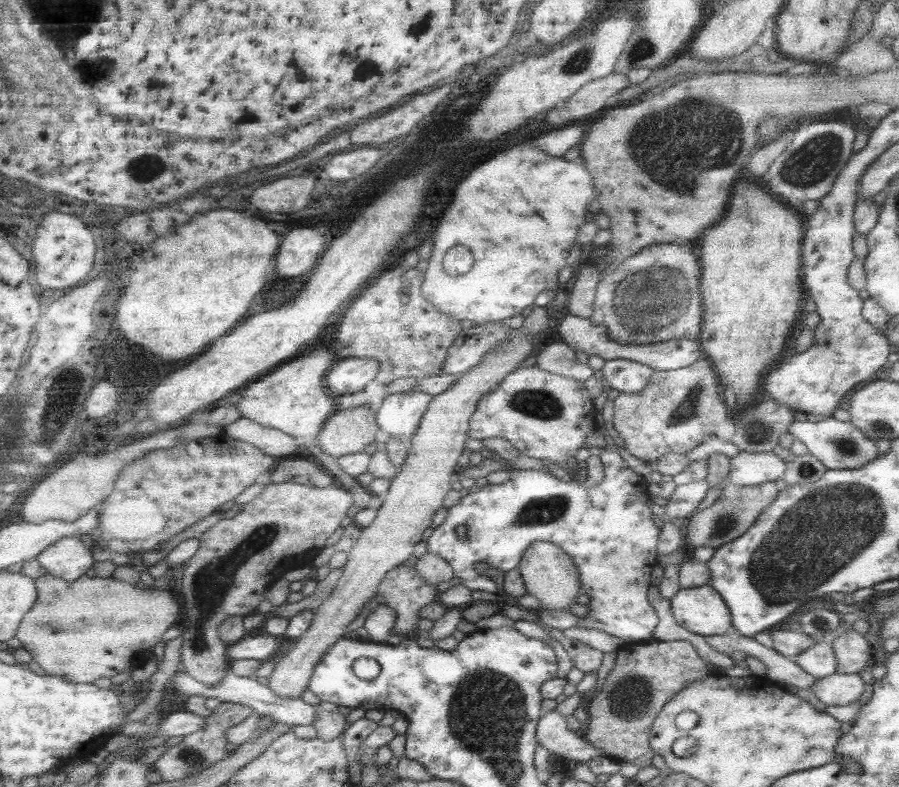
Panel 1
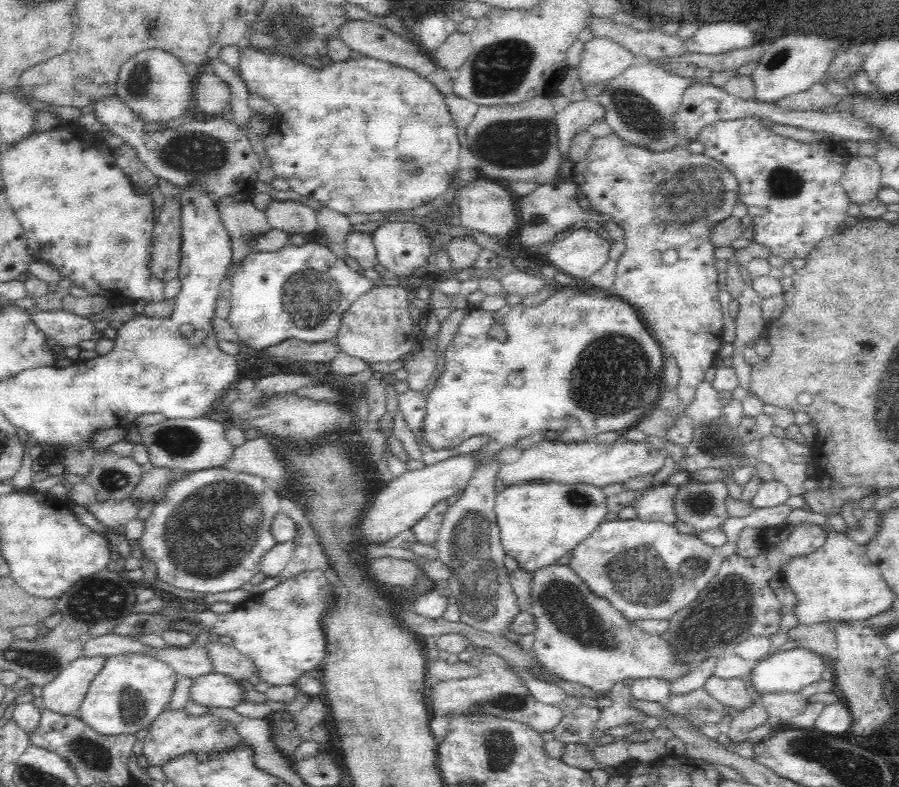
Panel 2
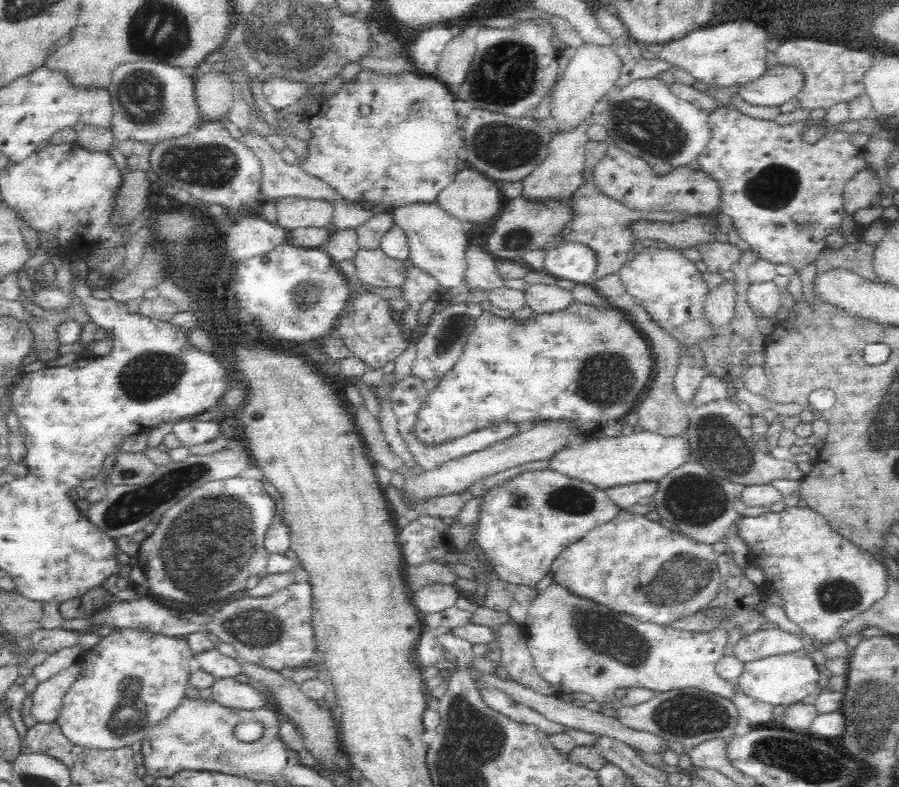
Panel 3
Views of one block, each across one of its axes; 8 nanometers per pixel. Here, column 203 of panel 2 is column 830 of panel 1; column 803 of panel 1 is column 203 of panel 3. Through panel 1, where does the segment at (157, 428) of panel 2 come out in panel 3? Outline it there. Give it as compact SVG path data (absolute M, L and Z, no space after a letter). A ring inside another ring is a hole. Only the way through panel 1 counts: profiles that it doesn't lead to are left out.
M182 421L176 423L171 430L176 440L186 449L194 446L204 446L214 442L221 435L220 424L215 421Z

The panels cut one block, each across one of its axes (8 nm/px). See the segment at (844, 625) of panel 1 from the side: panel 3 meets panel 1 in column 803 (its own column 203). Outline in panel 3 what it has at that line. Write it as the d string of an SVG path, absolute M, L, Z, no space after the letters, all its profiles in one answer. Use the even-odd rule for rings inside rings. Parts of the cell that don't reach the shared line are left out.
M216 647L193 654L190 668L192 671L210 674L214 679L236 677L240 674L239 660L222 655Z

